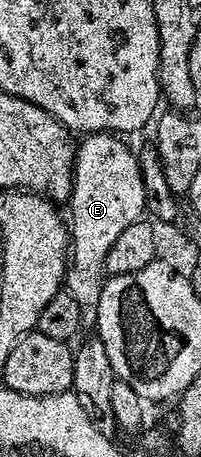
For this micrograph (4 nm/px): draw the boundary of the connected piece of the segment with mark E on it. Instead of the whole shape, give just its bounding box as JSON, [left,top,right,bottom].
[63,132,145,327]

